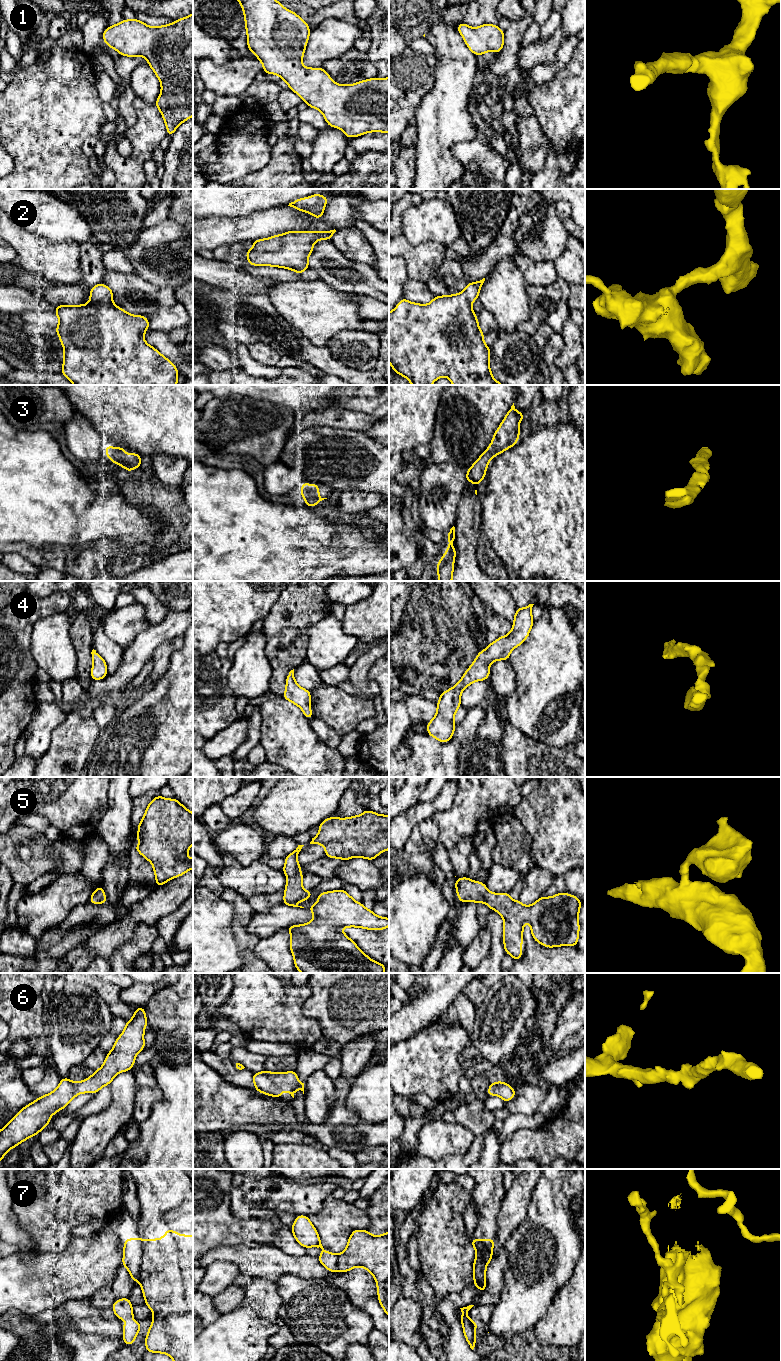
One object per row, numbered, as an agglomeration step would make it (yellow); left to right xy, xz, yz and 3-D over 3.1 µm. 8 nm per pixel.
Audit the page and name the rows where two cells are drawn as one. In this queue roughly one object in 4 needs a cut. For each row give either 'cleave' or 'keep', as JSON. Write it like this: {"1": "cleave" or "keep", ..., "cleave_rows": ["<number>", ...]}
{"1": "keep", "2": "keep", "3": "keep", "4": "keep", "5": "keep", "6": "keep", "7": "cleave", "cleave_rows": ["7"]}

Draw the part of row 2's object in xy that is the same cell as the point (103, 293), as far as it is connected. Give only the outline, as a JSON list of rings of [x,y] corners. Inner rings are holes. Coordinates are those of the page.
[[[100,283],[91,288],[87,304],[56,306],[54,313],[59,318],[59,325],[55,330],[64,348],[61,373],[74,385],[177,385],[180,373],[176,366],[144,340],[149,320],[142,315],[135,316],[124,311],[112,300],[113,291]]]

